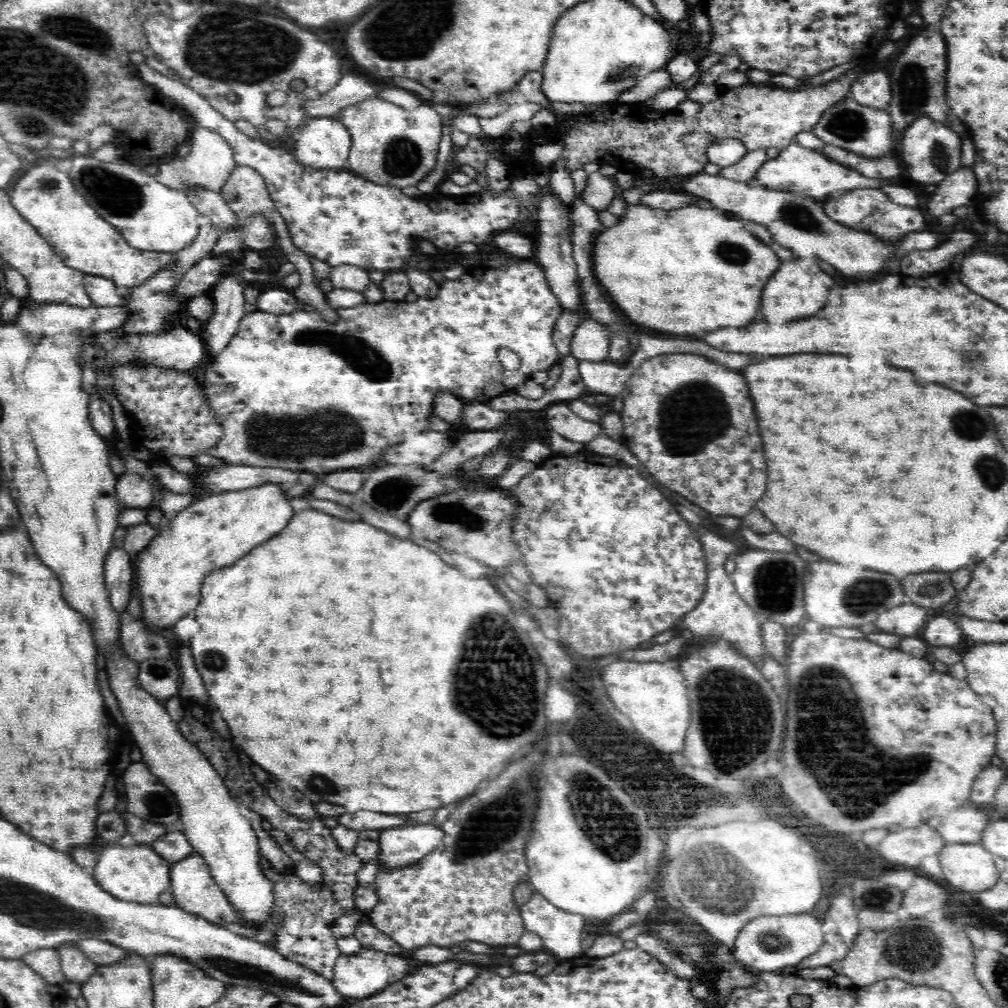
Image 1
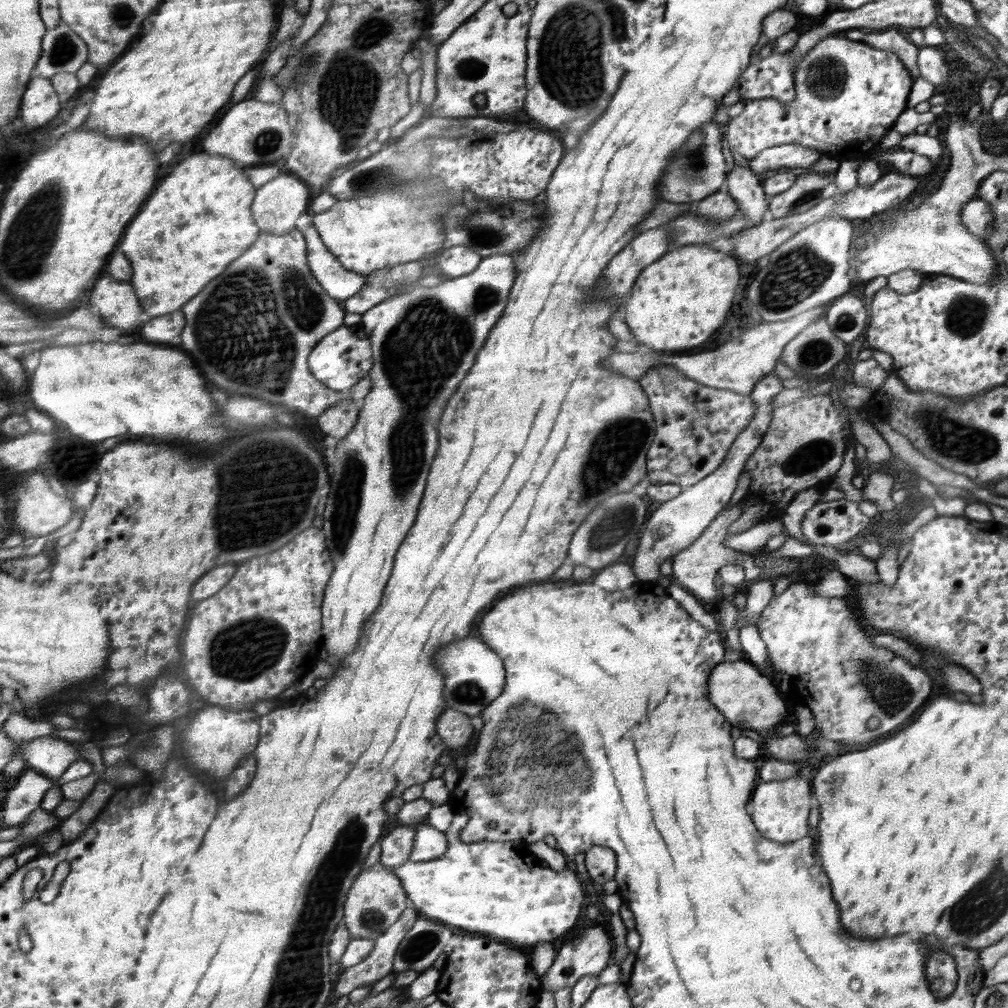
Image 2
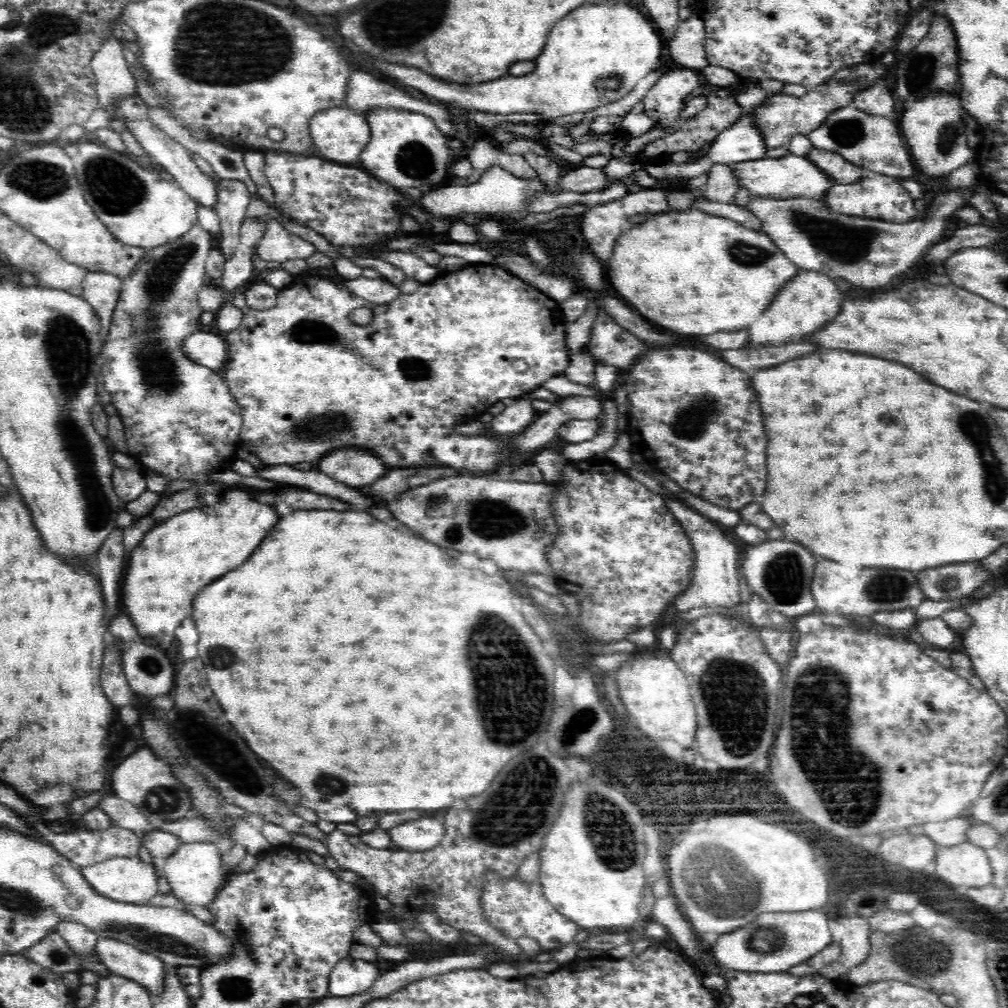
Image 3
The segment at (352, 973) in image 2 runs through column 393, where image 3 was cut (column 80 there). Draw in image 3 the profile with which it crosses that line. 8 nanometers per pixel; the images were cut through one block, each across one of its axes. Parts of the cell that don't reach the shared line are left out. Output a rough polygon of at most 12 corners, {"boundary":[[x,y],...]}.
{"boundary":[[80,924],[59,925],[58,935],[82,961],[82,972],[100,977],[106,966],[94,956],[100,934]]}

